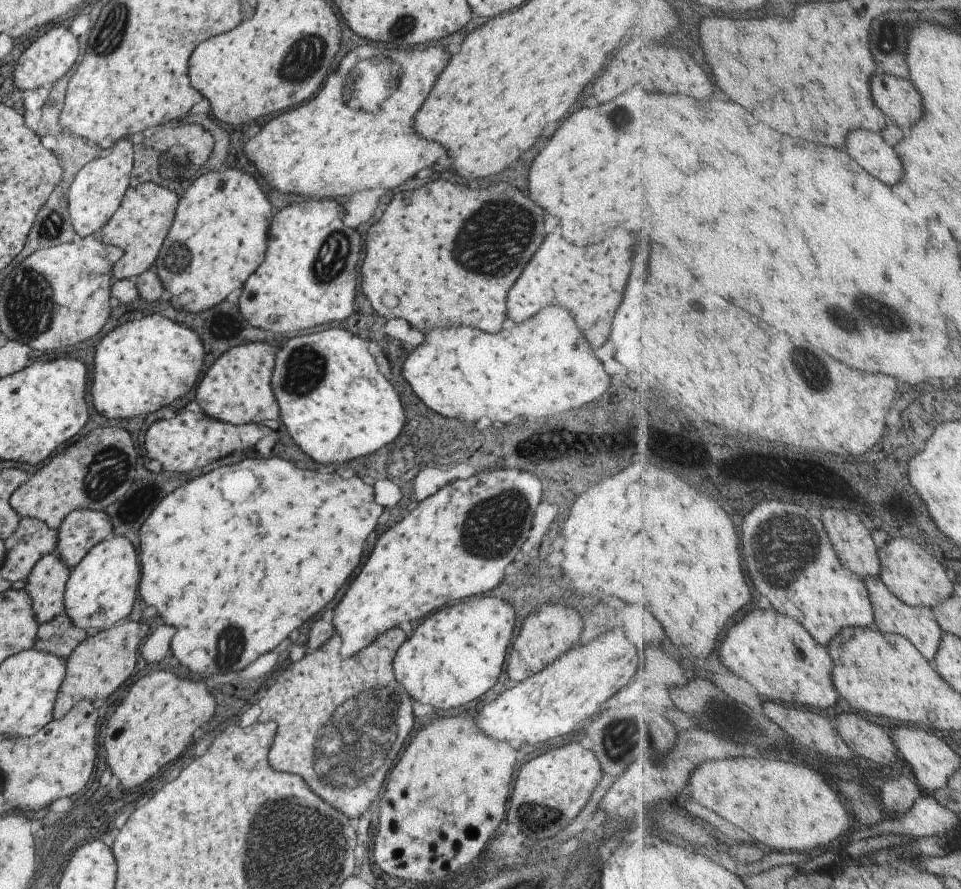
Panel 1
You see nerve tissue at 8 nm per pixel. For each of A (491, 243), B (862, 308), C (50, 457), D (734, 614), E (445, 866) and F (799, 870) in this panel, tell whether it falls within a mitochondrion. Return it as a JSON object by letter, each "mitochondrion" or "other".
{"A":"mitochondrion","B":"mitochondrion","C":"other","D":"other","E":"other","F":"other"}

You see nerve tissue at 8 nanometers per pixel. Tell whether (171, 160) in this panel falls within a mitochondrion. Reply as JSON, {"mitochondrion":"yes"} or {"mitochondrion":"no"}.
{"mitochondrion":"yes"}

